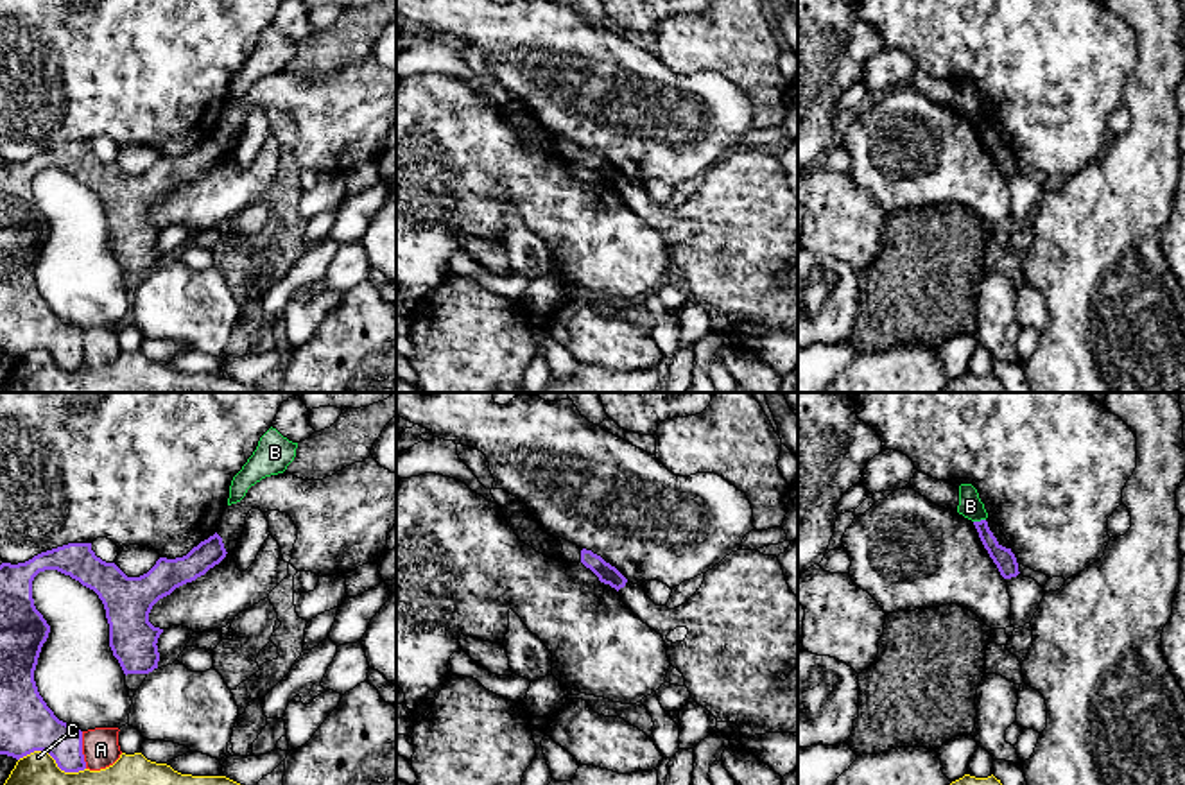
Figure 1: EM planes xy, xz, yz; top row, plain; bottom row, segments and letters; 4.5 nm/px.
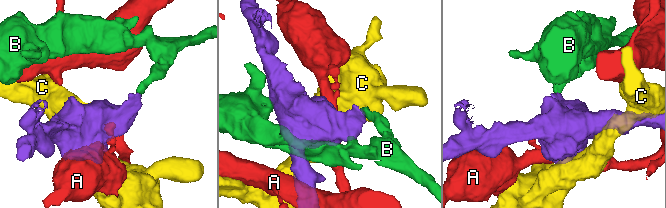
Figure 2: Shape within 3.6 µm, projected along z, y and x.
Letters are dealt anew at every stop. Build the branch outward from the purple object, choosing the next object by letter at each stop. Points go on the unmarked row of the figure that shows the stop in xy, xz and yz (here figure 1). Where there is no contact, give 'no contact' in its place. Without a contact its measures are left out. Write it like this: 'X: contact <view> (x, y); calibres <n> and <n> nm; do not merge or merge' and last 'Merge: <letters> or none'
A: contact xy (81, 348); calibres 220 and 160 nm; do not merge
B: contact yz (981, 119); calibres 90 and 110 nm; do not merge
C: contact xy (52, 355); calibres 240 and 300 nm; do not merge
Merge: none

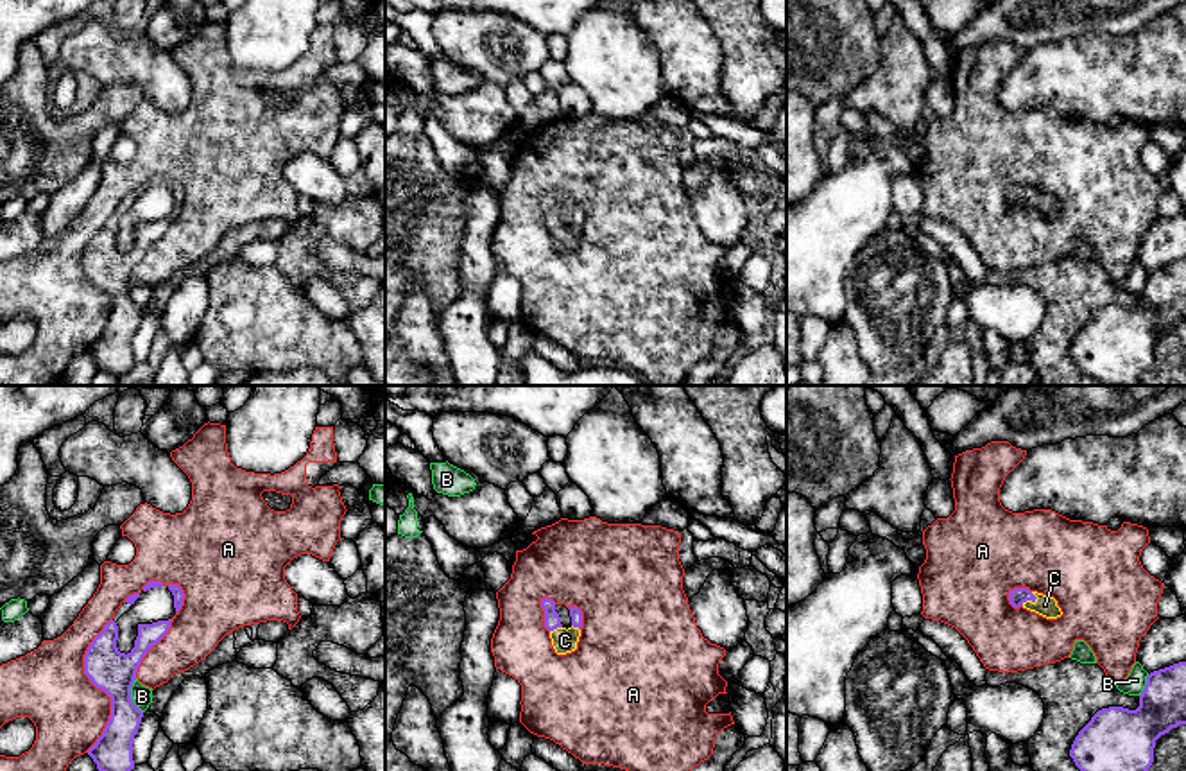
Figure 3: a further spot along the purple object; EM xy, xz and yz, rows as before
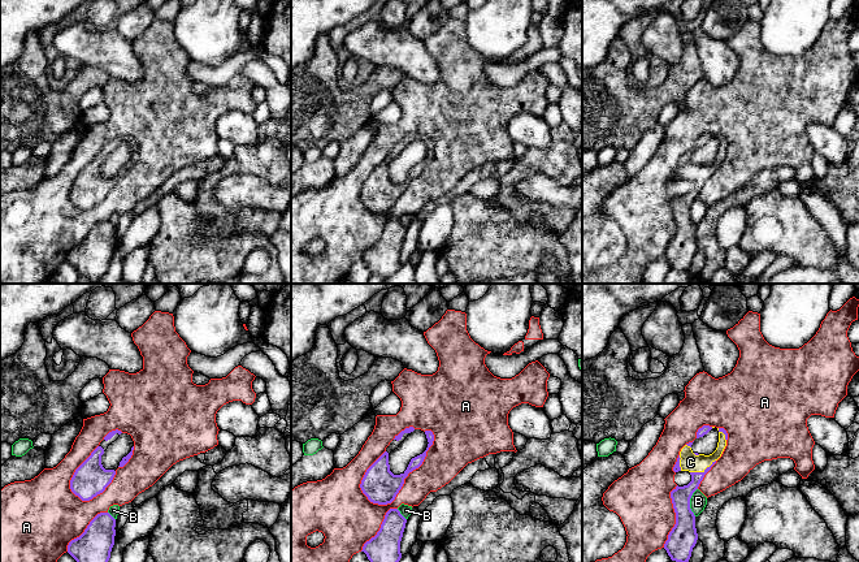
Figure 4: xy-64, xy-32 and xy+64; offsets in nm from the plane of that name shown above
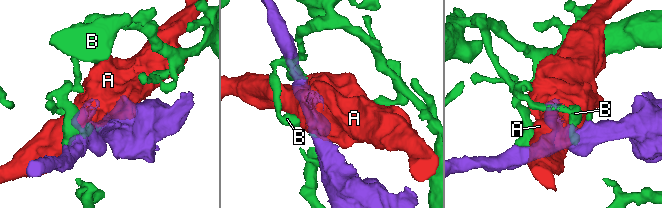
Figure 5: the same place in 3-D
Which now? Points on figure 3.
A: contact xy (97, 285); calibres 190 and 340 nm; do not merge
B: contact xy (129, 294); calibres 190 and 100 nm; do not merge
C: contact yz (1029, 198); calibres 80 and 90 nm; merge
Merge: C

